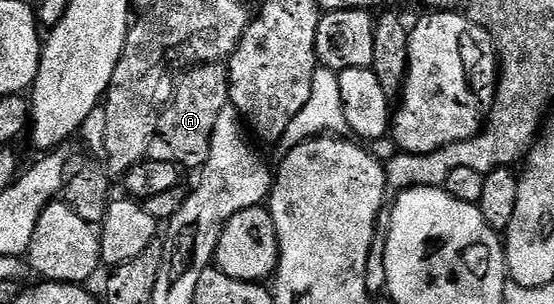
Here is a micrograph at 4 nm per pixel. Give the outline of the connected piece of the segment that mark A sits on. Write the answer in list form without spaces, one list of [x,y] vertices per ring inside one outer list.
[[[205,62],[203,66],[191,67],[179,81],[175,83],[170,101],[159,111],[158,137],[170,144],[175,161],[185,171],[196,172],[206,164],[210,156],[210,140],[214,136],[218,115],[222,108],[230,105],[228,67],[219,62]]]

